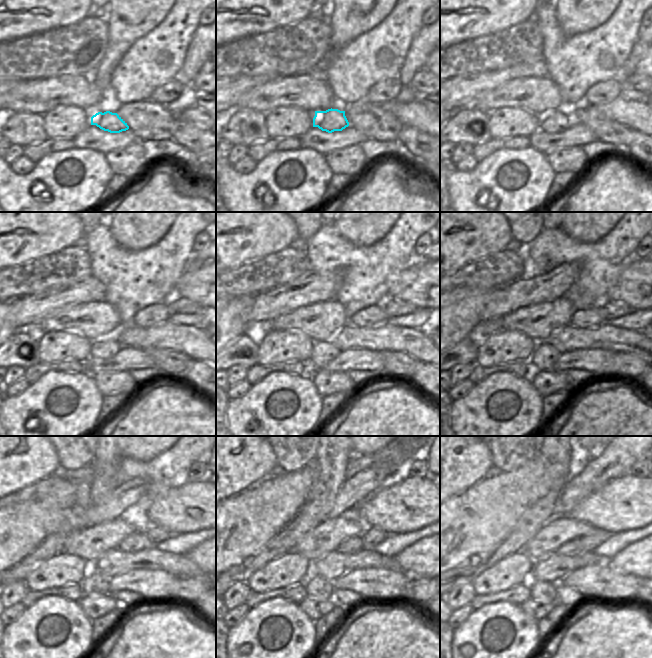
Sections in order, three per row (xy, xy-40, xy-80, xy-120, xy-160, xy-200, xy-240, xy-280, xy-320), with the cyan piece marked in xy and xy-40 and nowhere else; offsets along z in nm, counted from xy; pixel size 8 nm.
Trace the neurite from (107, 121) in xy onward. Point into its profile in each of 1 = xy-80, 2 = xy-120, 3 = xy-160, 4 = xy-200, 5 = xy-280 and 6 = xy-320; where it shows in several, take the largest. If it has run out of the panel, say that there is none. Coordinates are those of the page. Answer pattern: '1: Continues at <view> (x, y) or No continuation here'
1: Continues at xy-80 (559, 120)
2: Continues at xy-120 (107, 347)
3: Continues at xy-160 (323, 352)
4: Continues at xy-200 (544, 356)
5: Continues at xy-280 (318, 588)
6: Continues at xy-320 (545, 592).

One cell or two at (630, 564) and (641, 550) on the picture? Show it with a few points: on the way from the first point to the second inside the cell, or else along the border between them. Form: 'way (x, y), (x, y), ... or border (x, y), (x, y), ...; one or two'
way (633, 561), (641, 553); one

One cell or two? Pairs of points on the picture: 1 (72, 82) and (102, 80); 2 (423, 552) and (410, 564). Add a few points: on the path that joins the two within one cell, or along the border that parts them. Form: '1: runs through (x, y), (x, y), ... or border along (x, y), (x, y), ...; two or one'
1: border along (90, 77), (101, 90); two
2: runs through (420, 555), (413, 561); one

